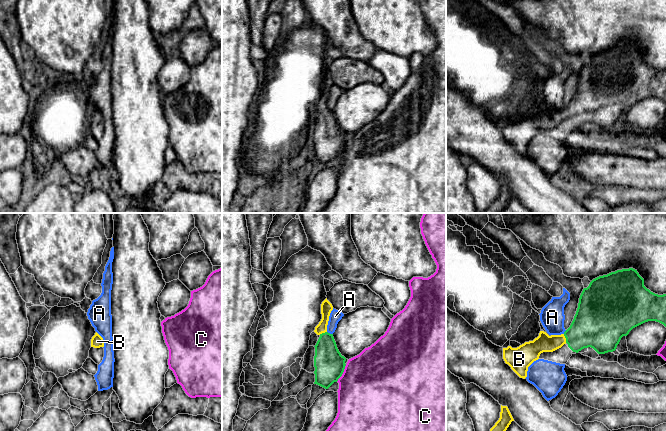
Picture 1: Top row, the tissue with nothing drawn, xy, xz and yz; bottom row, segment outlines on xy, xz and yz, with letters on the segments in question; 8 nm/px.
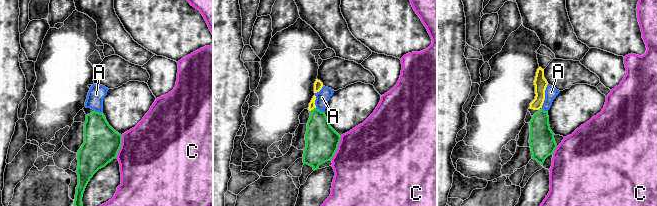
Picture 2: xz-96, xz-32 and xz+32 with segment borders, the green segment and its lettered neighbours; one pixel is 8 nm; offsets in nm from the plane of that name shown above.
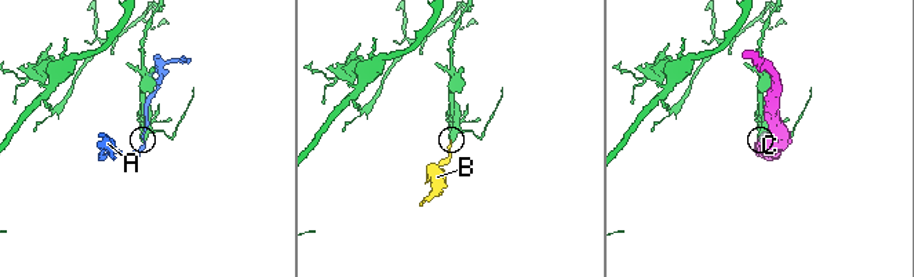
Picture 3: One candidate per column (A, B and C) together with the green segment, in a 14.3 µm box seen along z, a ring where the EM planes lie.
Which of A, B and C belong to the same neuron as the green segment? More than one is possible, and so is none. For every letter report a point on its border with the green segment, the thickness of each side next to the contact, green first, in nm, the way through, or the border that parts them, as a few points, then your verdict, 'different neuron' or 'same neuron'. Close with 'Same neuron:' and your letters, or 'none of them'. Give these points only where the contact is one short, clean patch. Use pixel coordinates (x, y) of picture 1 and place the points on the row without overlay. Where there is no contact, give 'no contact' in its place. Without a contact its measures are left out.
A: meets green in xz at (329, 109); 240 nm thick on the green side, 100 nm on the other; different neuron
B: meets green in yz at (565, 113); 340 nm thick on the green side, 140 nm on the other; runs through yz (594, 102), (578, 112), (565, 113), (552, 119), (543, 119); same neuron
C: meets green in xz at (342, 149); 240 nm thick on the green side, 500 nm on the other; different neuron
Same neuron: B

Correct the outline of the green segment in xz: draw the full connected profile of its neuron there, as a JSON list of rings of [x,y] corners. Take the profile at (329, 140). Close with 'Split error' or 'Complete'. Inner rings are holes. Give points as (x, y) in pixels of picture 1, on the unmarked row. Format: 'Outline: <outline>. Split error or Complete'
Outline: [[[326,74],[321,80],[322,95],[314,106],[320,112],[314,122],[314,160],[325,165],[338,157],[346,142],[346,134],[339,128],[333,110],[327,108],[329,92],[332,86],[333,82]]]. Split error

